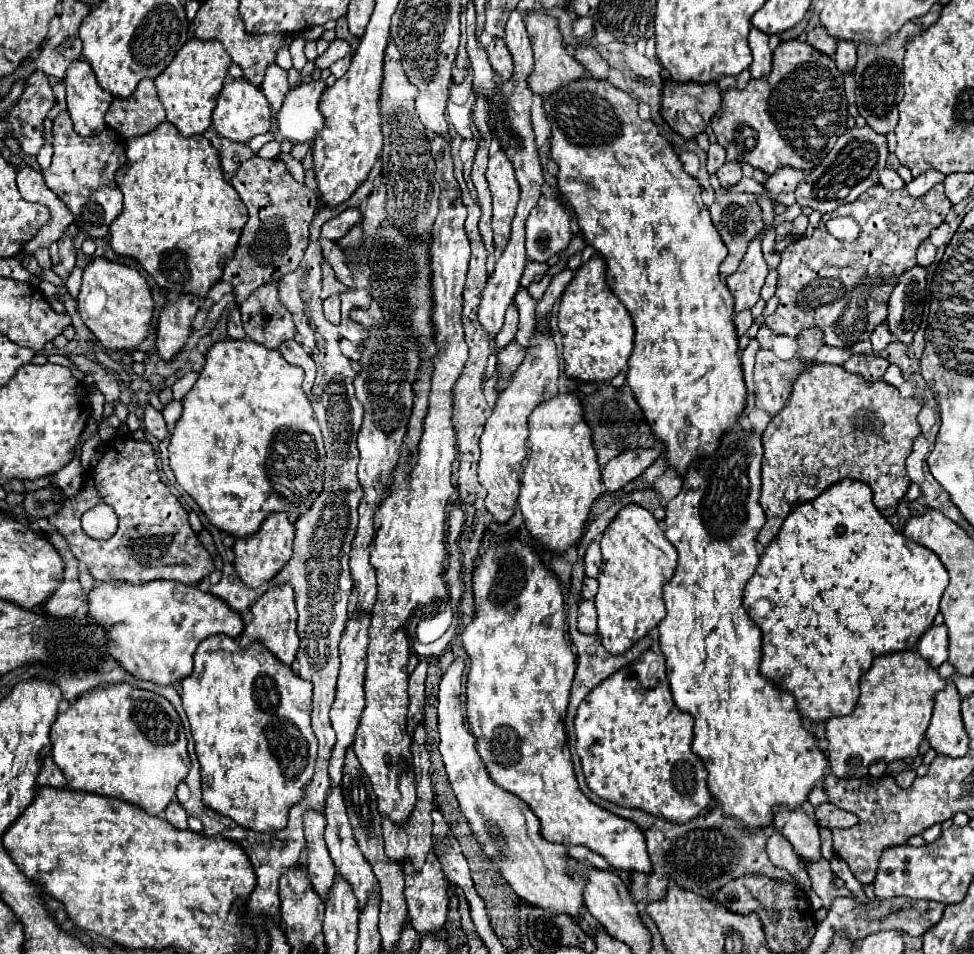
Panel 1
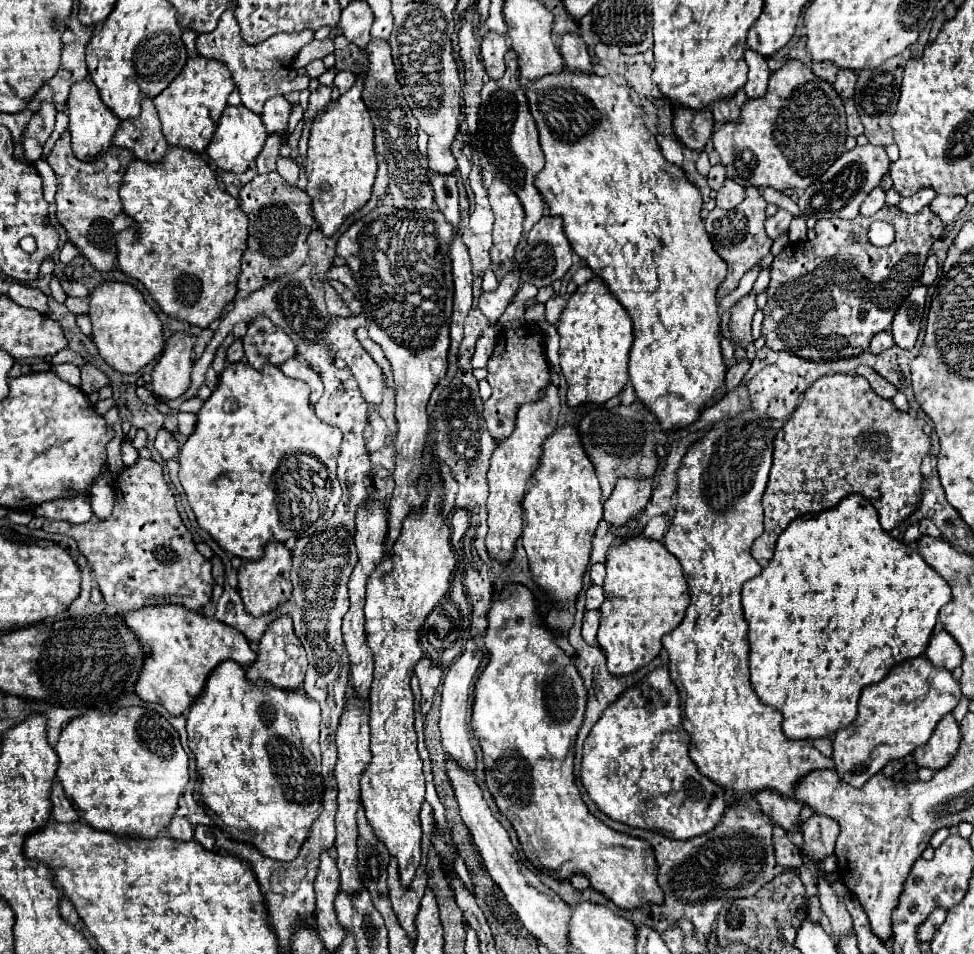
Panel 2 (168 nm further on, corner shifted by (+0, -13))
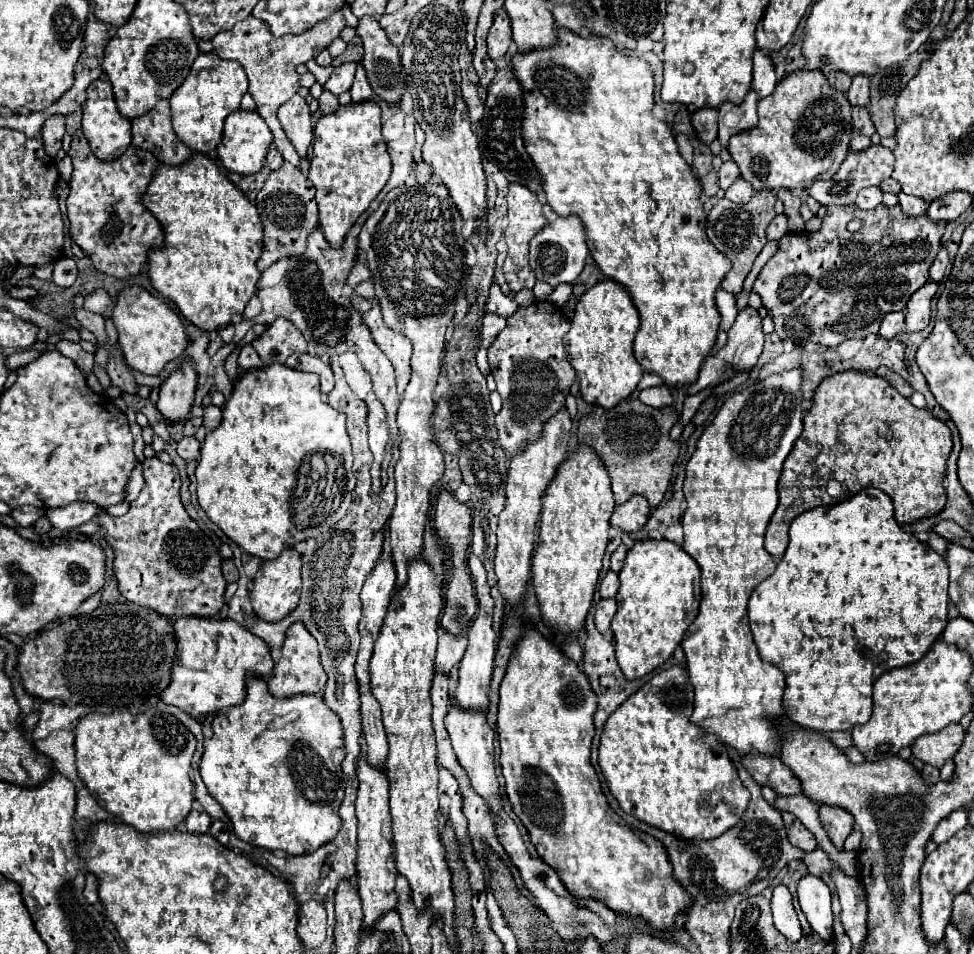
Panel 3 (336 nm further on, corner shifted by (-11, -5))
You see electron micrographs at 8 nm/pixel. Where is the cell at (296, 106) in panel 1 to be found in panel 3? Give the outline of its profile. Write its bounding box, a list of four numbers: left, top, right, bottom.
[323,62,357,94]

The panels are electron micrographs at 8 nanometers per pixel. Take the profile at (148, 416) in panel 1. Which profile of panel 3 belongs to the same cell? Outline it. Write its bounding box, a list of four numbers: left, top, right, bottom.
[177,438,201,460]

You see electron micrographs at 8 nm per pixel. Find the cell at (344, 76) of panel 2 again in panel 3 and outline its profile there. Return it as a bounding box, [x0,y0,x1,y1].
[351,64,373,102]

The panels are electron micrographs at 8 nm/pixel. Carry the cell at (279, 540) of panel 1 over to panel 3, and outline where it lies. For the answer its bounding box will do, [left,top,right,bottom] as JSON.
[249,548,301,622]

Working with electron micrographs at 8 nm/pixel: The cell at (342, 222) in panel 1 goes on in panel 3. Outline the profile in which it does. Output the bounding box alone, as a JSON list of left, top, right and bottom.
[359,182,469,590]

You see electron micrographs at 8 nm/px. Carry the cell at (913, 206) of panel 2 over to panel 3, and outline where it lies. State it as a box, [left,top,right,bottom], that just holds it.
[899,192,929,216]

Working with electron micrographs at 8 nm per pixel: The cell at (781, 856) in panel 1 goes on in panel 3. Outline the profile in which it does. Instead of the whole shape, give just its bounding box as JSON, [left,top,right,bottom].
[783,812,817,852]

